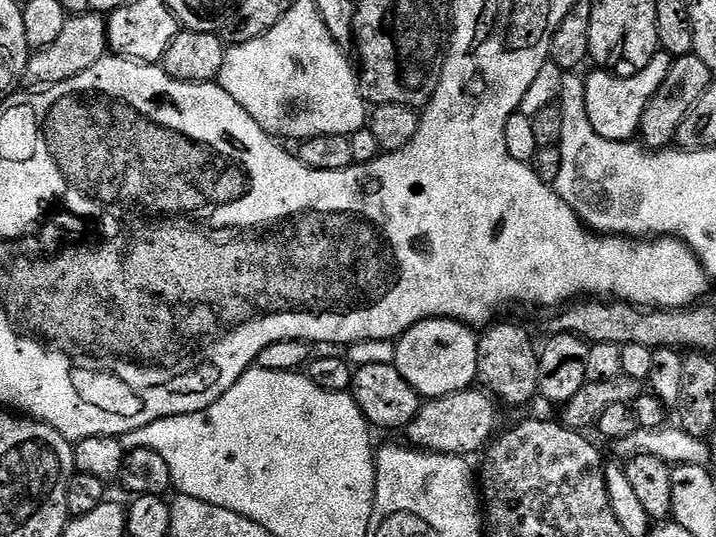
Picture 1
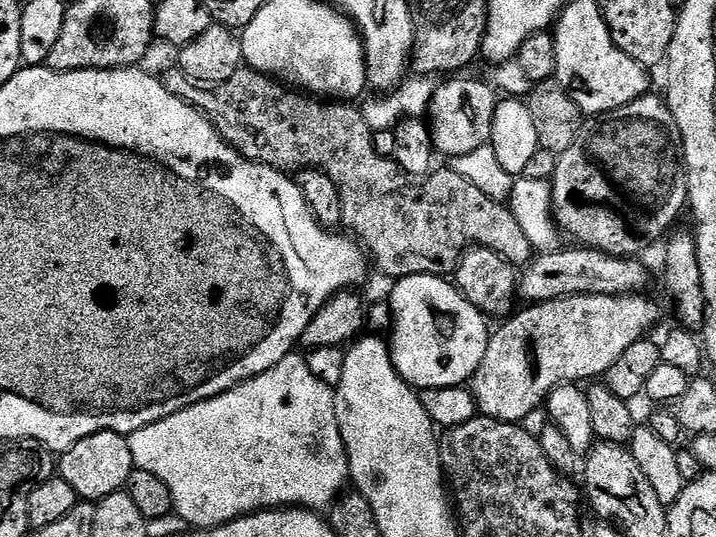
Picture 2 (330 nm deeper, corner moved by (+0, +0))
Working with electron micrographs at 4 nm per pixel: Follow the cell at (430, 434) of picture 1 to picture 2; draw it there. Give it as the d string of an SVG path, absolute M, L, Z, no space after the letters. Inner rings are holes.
M629 294L627 296L563 296L557 300L550 302L542 302L541 304L528 304L524 309L517 311L503 321L504 324L500 329L493 331L488 337L488 345L486 346L486 354L482 358L482 362L478 366L478 370L473 374L470 381L470 391L476 400L476 406L479 415L489 416L491 420L501 420L503 424L520 424L524 419L535 410L536 407L543 405L547 401L549 394L561 384L567 382L579 385L580 380L585 382L595 381L597 378L603 377L606 370L610 370L610 366L614 366L614 362L618 362L618 358L622 358L622 354L626 354L626 349L634 346L634 342L645 339L649 335L648 332L652 328L652 323L659 318L660 312L656 309L656 304L652 300L647 300L644 294Z

